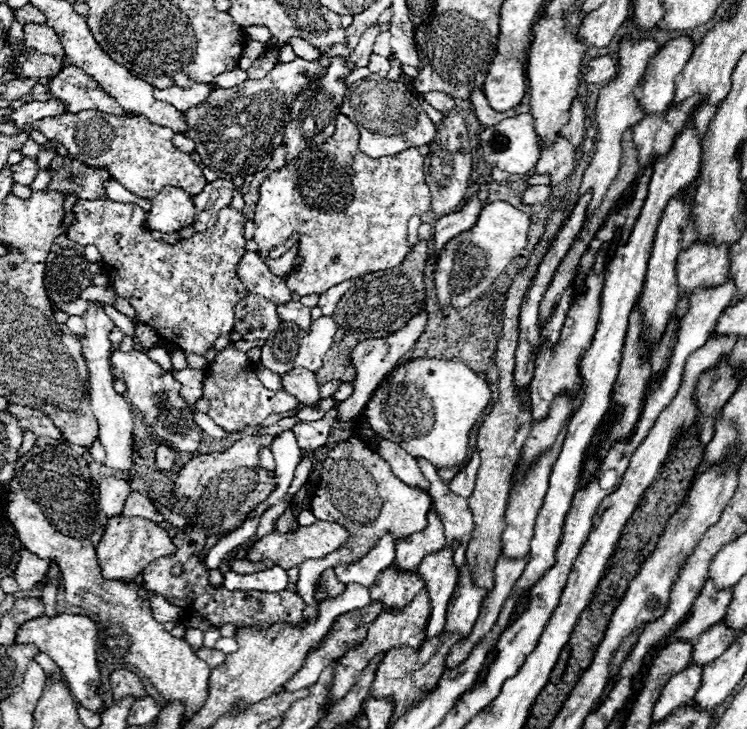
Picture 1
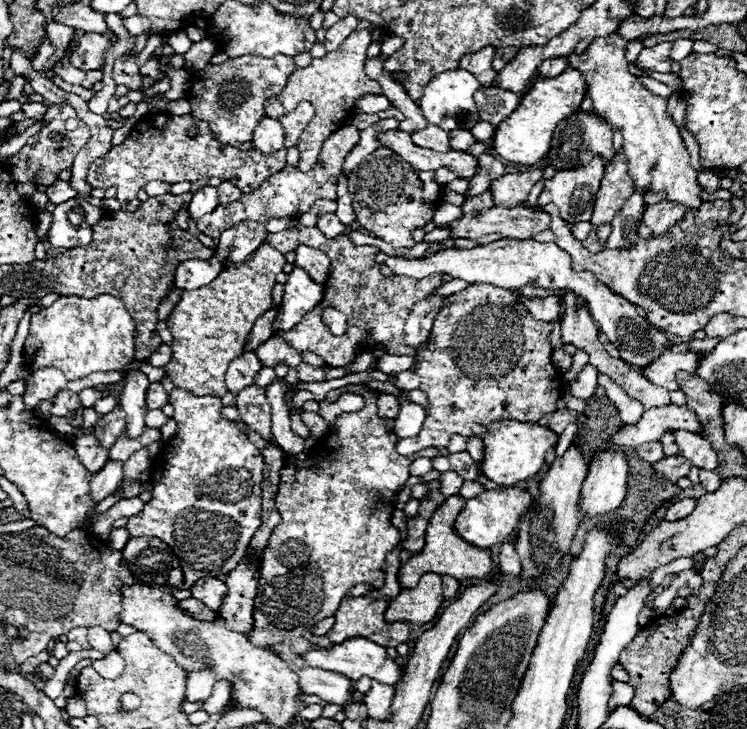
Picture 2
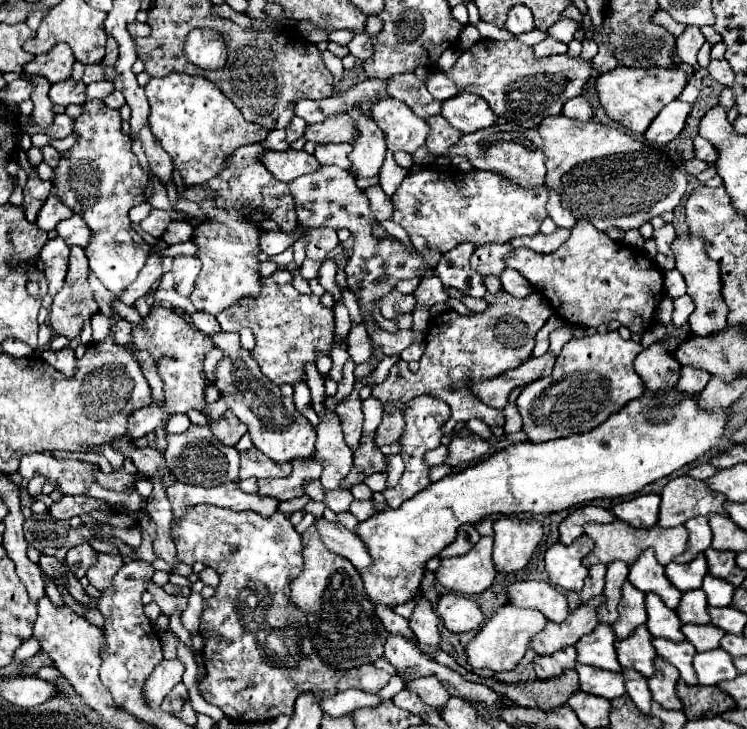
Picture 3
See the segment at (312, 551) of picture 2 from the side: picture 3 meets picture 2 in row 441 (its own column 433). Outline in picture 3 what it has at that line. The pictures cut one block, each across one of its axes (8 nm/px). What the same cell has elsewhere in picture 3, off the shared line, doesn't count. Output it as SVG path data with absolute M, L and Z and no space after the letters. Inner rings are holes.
M500 290L496 294L486 294L484 298L488 300L488 308L480 314L460 316L450 310L434 316L428 324L426 350L420 358L420 370L414 374L406 368L406 362L396 362L386 380L374 386L372 396L380 402L394 398L410 402L422 394L442 399L451 409L450 420L442 427L442 433L446 436L452 436L454 428L470 418L480 418L488 426L502 426L502 410L494 410L476 398L468 390L466 378L492 378L528 360L532 356L536 332L554 314L554 310L548 300L540 296L540 292L526 298L514 298L512 294Z

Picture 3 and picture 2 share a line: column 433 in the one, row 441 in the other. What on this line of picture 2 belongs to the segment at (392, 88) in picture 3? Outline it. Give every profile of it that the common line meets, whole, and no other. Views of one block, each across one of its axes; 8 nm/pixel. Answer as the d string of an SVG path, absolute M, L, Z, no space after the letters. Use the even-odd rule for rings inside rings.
M116 406L114 412L104 414L104 416L98 420L98 424L94 426L94 436L96 436L96 440L100 442L100 446L112 448L114 442L116 442L116 438L124 432L124 426L126 426L126 422L124 422L124 412L122 412L120 406Z

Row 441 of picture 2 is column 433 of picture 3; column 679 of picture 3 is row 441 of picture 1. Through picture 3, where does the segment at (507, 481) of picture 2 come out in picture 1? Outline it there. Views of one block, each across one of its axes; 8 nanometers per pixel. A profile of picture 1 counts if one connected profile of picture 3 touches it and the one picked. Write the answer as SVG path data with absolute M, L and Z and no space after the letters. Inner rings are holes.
M410 360L400 366L392 376L384 378L366 404L366 424L384 440L396 442L408 450L414 458L424 458L436 468L452 468L464 462L468 456L468 436L476 420L482 416L492 400L488 384L474 374L466 364L458 360Z

